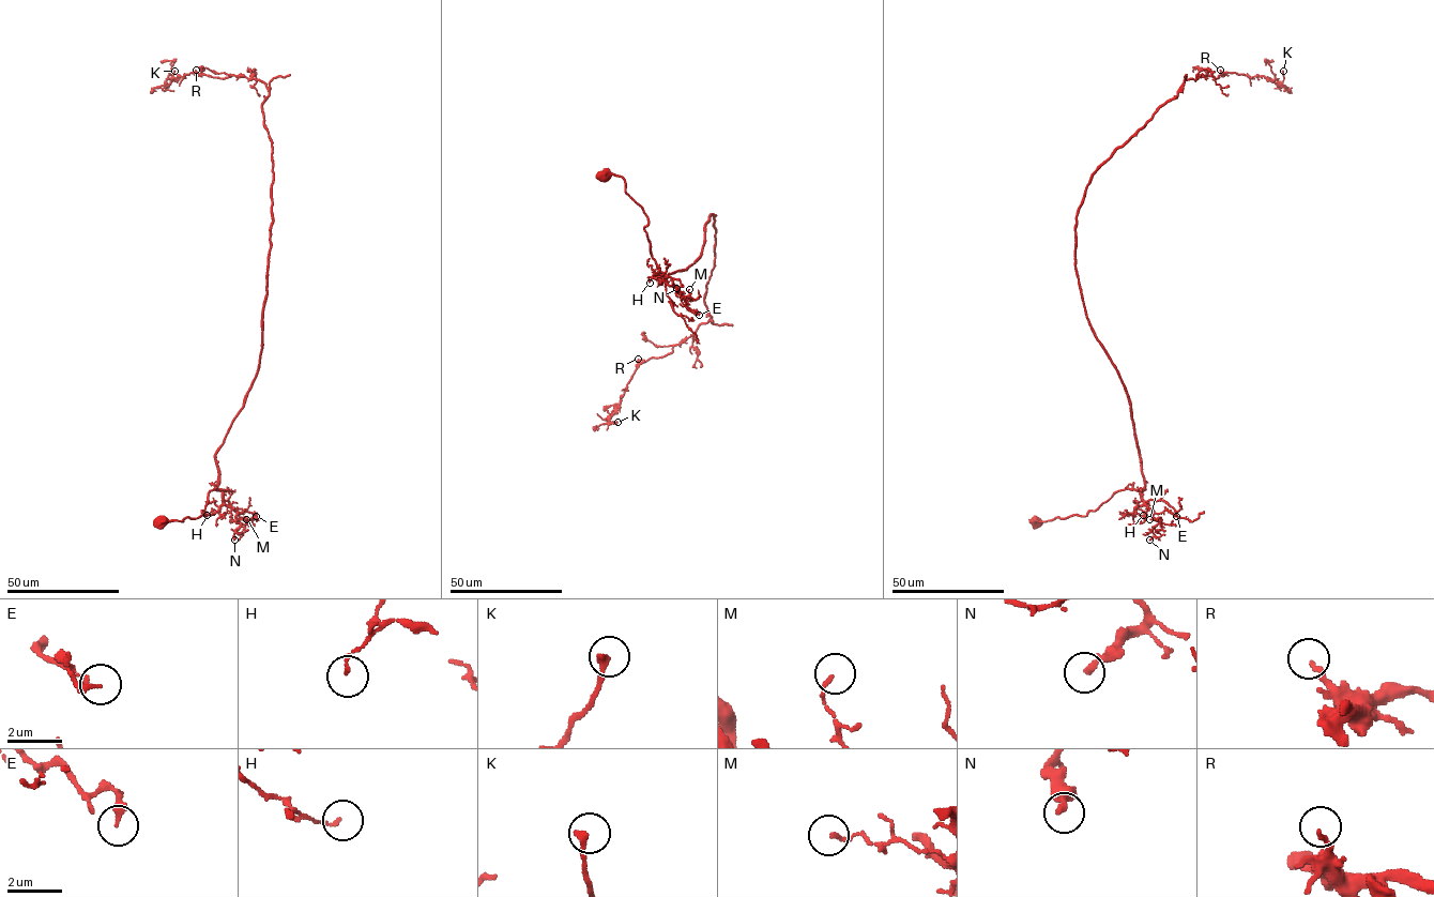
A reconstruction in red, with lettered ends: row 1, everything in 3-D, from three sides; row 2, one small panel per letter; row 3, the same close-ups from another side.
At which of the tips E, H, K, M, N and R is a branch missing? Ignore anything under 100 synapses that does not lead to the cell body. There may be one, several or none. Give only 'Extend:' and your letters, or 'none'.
Extend: none

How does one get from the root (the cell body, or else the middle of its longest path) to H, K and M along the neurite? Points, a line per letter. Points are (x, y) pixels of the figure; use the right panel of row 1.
H: (1037, 521), (1085, 516), (1125, 488), (1140, 492), (1143, 504), (1134, 511), (1143, 515)
K: (1037, 521), (1144, 486), (1076, 268), (1091, 176), (1185, 80), (1284, 88), (1283, 71)
M: (1037, 521), (1085, 516), (1125, 488), (1139, 490), (1143, 501), (1153, 511), (1153, 516), (1160, 521), (1149, 519)

